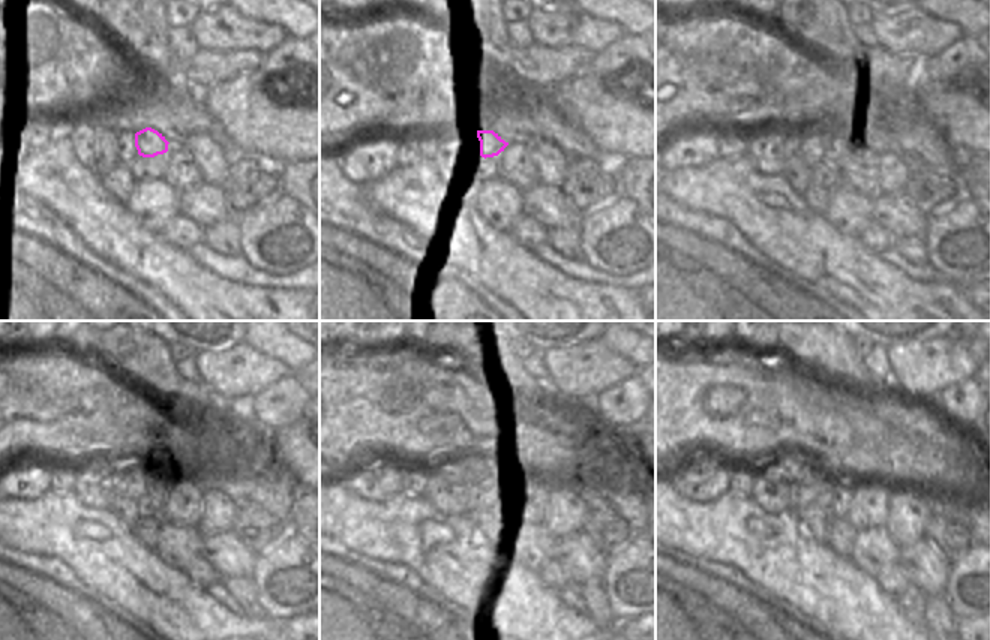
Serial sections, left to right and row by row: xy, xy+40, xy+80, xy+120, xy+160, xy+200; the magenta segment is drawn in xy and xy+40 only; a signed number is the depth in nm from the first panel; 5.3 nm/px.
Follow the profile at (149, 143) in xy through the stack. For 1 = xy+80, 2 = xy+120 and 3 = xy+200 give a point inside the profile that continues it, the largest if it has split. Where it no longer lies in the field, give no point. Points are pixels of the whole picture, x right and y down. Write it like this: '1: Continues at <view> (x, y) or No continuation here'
1: Continues at xy+80 (837, 143)
2: Continues at xy+120 (164, 486)
3: Continues at xy+200 (842, 493)

